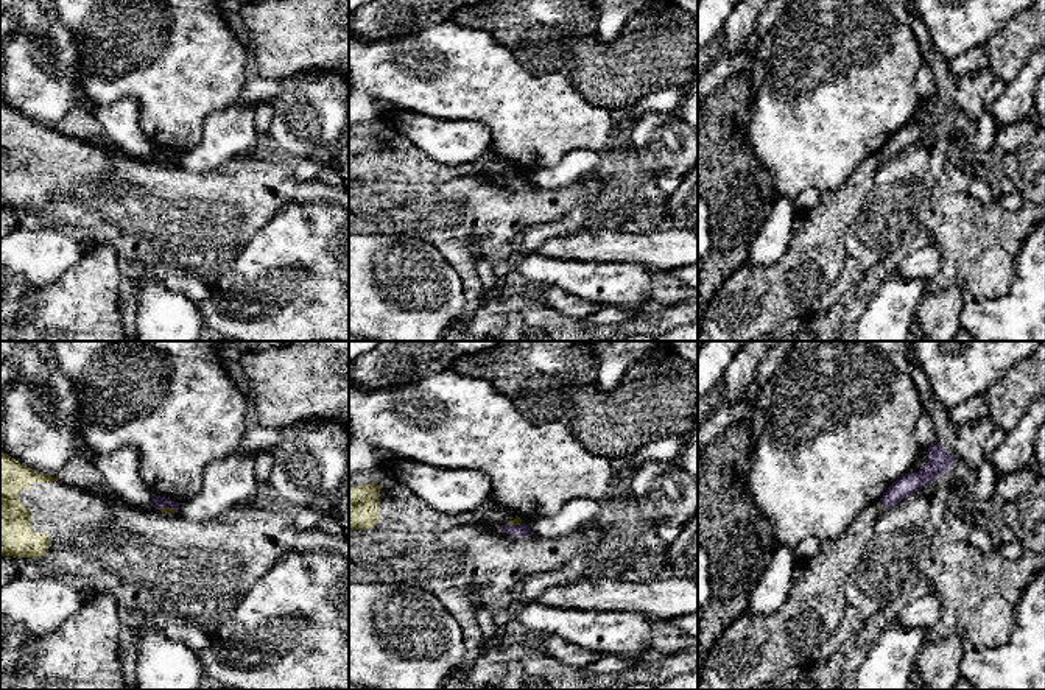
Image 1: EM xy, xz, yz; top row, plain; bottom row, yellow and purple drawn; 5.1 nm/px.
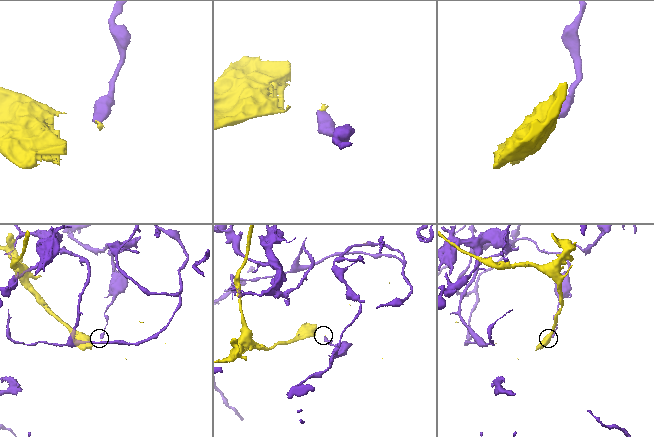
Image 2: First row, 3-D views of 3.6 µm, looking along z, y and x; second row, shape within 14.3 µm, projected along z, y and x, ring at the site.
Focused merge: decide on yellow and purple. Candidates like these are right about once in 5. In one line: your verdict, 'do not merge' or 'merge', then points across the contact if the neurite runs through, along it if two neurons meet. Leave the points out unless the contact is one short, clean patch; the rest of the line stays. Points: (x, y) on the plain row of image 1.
do not merge | along xy (159, 159), (173, 159), (176, 162)

